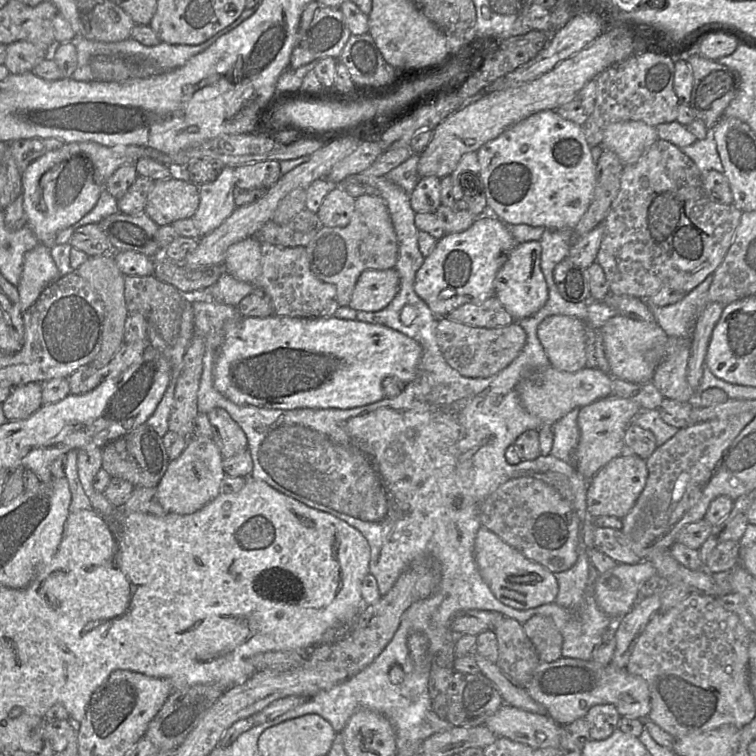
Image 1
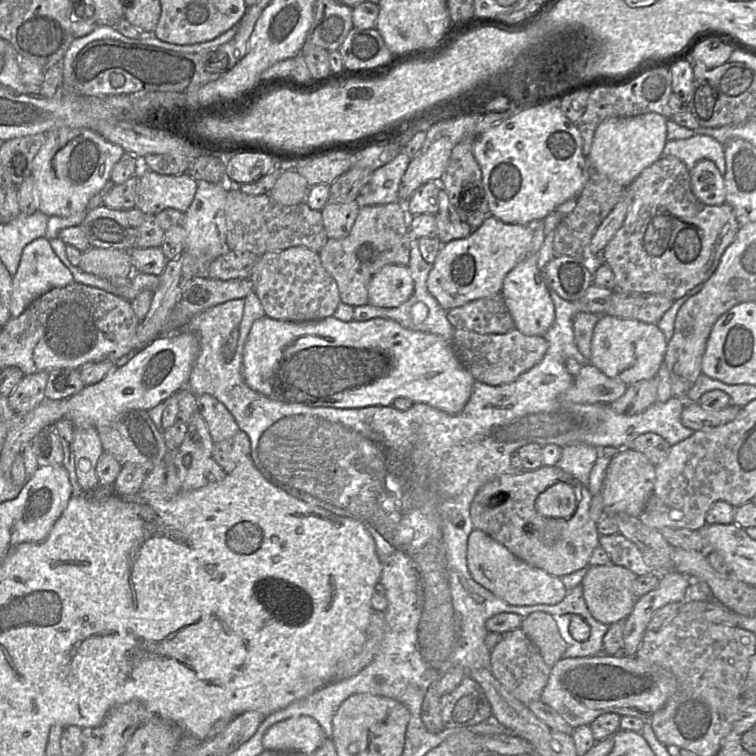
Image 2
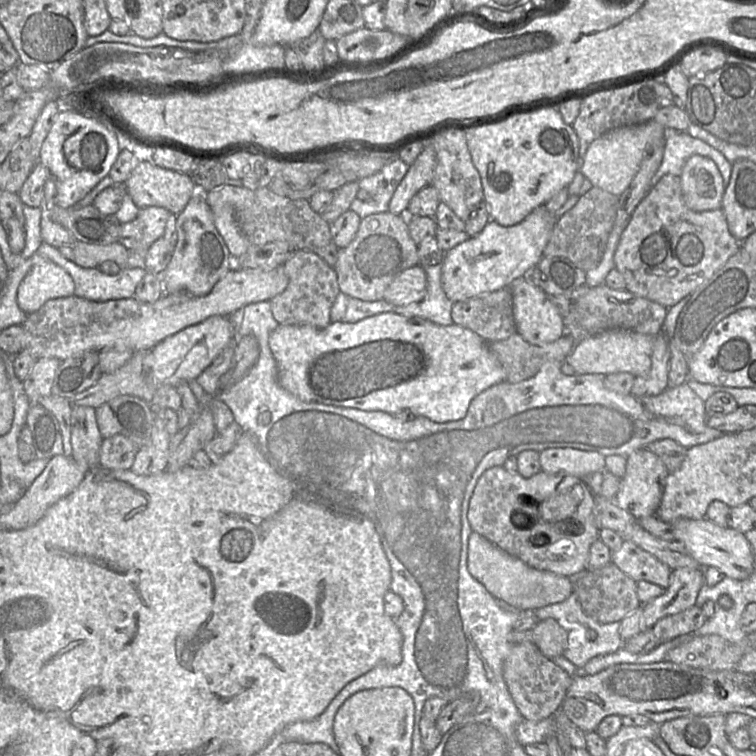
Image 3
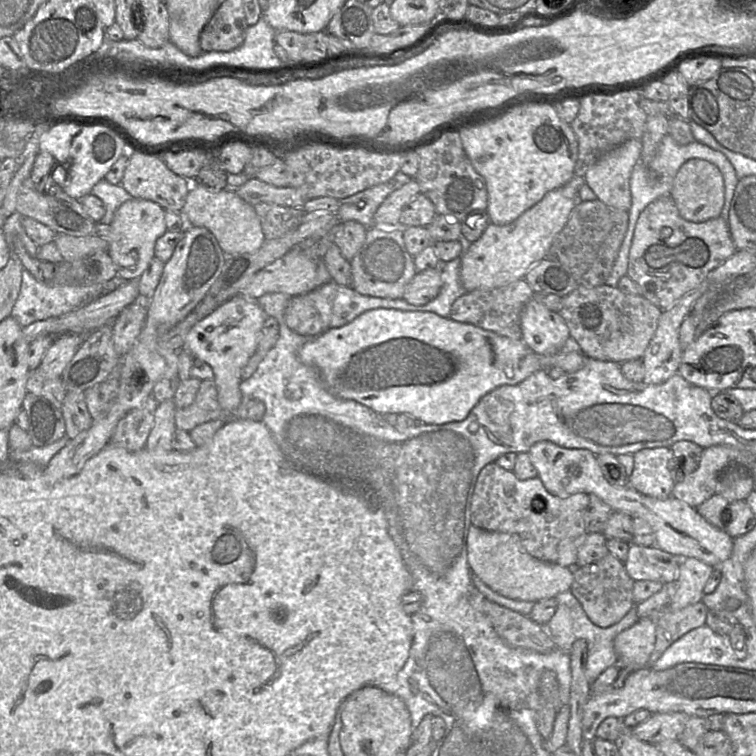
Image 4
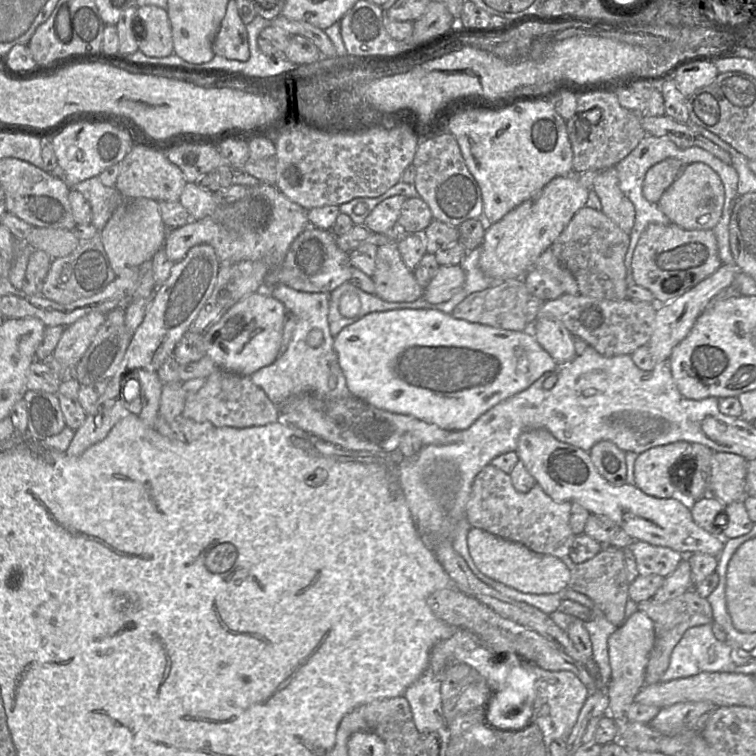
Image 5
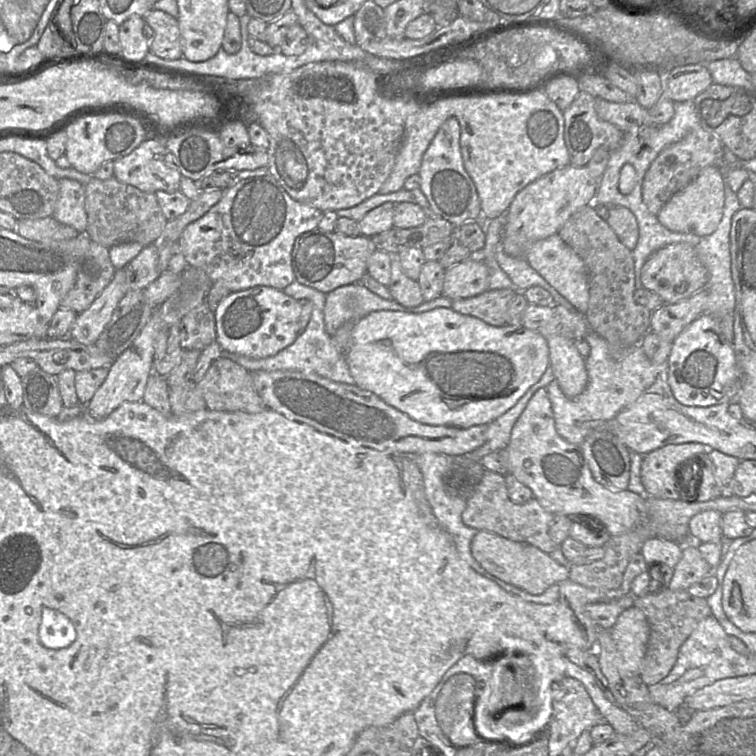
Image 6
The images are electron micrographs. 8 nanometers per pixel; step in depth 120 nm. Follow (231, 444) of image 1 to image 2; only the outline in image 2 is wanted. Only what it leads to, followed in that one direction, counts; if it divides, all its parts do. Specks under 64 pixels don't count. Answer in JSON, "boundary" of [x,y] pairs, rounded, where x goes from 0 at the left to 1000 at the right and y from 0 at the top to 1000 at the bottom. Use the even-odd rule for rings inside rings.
{"boundary":[[[267,521],[259,530],[283,586],[302,581],[317,569],[307,548],[282,524]]]}

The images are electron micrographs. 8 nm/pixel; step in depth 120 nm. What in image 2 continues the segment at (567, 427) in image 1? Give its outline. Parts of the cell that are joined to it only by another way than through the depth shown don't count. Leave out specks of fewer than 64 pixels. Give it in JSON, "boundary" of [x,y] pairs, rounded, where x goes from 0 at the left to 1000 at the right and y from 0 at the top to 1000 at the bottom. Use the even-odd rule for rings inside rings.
{"boundary":[[[754,587],[743,591],[742,604],[735,615],[776,643],[780,623],[792,602],[794,595],[786,590]]]}

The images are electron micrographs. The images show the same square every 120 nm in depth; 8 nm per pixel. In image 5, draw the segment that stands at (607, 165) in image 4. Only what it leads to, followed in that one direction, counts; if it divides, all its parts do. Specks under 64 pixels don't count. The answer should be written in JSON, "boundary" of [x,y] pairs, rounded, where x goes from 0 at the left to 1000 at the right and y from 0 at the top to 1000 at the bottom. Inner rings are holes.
{"boundary":[[[813,221],[791,228],[783,250],[794,263],[798,283],[833,311],[840,291],[840,275],[819,249]]]}

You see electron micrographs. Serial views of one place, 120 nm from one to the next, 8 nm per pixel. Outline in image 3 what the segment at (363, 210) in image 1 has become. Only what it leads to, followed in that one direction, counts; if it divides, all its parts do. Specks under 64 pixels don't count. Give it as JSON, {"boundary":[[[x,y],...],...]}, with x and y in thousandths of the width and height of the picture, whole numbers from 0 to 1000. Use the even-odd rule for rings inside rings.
{"boundary":[[[515,279],[488,284],[478,290],[474,306],[466,320],[448,329],[447,343],[442,352],[450,386],[462,394],[495,399],[507,397],[507,390],[513,377],[532,358],[553,351],[552,324],[541,308],[538,284],[522,284]]]}

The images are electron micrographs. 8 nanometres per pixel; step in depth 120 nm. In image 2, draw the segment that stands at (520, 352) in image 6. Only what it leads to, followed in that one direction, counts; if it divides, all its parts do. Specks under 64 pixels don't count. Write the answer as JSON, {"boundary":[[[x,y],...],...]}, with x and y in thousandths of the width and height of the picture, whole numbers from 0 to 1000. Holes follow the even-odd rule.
{"boundary":[[[799,417],[786,434],[782,471],[776,480],[807,500],[835,509],[868,497],[878,478],[882,458],[884,451],[868,429]],[[349,418],[335,426],[321,463],[321,500],[324,507],[336,517],[349,524],[374,533],[392,533],[414,538],[440,540],[481,540],[488,537],[517,537],[526,525],[541,526],[546,533],[561,533],[593,548],[607,546],[619,532],[628,501],[611,484],[604,474],[595,451],[581,443],[548,438],[532,433],[516,422],[495,421],[485,425],[455,426],[440,418],[421,425],[385,426],[364,423]]]}

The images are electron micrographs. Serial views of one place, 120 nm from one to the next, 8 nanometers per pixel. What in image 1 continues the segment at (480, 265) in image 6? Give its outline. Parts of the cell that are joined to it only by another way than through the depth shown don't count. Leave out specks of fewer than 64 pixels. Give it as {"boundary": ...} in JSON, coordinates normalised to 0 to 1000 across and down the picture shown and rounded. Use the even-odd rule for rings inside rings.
{"boundary":[[[521,354],[480,358],[468,380],[462,406],[497,413],[509,407],[528,385],[528,364]]]}

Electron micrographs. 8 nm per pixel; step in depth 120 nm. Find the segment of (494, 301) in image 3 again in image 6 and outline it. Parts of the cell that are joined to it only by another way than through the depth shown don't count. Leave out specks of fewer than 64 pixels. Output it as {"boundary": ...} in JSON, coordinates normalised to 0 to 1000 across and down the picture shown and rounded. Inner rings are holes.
{"boundary":[[[648,382],[623,394],[598,397],[598,410],[632,421],[651,431],[672,431],[671,409],[681,382]]]}

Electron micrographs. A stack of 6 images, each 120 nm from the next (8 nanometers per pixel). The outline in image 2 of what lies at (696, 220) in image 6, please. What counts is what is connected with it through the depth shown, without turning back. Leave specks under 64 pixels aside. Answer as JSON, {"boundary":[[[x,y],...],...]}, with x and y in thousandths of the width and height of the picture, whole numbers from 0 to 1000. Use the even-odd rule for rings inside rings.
{"boundary":[[[925,212],[913,226],[913,238],[919,261],[929,269],[952,272],[960,267],[958,234],[940,212]]]}

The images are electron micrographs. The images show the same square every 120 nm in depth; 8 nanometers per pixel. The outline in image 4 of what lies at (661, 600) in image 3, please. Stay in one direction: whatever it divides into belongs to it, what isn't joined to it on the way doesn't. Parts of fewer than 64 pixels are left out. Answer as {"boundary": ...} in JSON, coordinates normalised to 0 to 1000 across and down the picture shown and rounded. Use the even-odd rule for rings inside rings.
{"boundary":[[[921,738],[899,739],[898,758],[892,770],[892,786],[884,800],[899,807],[929,794],[930,779],[944,750]]]}

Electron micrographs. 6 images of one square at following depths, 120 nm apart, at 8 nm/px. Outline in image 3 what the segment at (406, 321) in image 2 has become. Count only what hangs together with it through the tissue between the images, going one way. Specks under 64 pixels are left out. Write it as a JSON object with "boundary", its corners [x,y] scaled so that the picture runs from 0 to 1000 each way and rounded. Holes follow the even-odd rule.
{"boundary":[[[585,347],[573,352],[558,352],[565,369],[565,386],[554,398],[537,403],[538,407],[516,410],[511,414],[522,414],[540,419],[554,419],[582,431],[599,429],[597,409],[599,399],[590,392],[585,376]]]}

